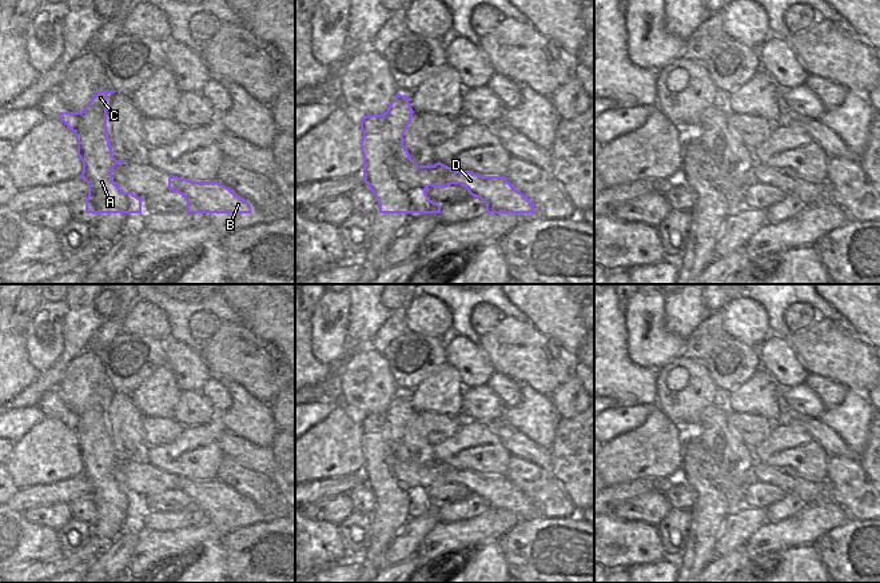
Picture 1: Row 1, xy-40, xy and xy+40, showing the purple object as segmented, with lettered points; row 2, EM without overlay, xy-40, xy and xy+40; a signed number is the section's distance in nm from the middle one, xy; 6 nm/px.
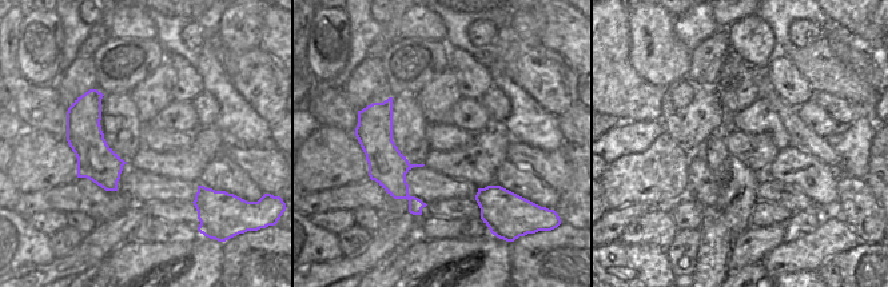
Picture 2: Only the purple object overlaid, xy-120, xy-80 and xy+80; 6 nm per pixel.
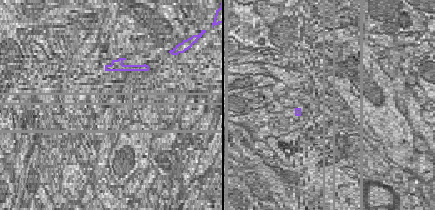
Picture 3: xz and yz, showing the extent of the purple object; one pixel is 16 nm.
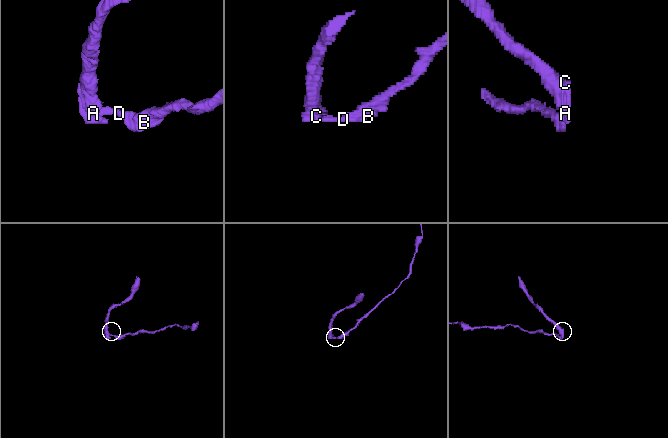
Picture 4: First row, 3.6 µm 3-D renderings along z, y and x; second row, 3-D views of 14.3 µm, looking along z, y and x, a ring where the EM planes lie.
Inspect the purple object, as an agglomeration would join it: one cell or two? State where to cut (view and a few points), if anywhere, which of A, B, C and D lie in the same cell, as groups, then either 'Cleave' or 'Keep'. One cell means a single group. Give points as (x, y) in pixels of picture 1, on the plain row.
Split along xy (450, 467), (446, 474), (448, 483). Groups: A C / B D. Cleave.

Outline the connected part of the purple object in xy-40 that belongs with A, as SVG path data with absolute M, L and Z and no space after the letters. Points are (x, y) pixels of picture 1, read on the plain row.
M97 390L85 403L81 411L60 411L59 419L75 434L77 439L77 455L83 460L83 471L80 478L88 482L88 495L85 496L85 512L142 512L143 496L138 496L132 491L124 491L114 479L112 468L119 462L127 459L116 459L112 455L112 447L107 436L107 394L116 390Z

